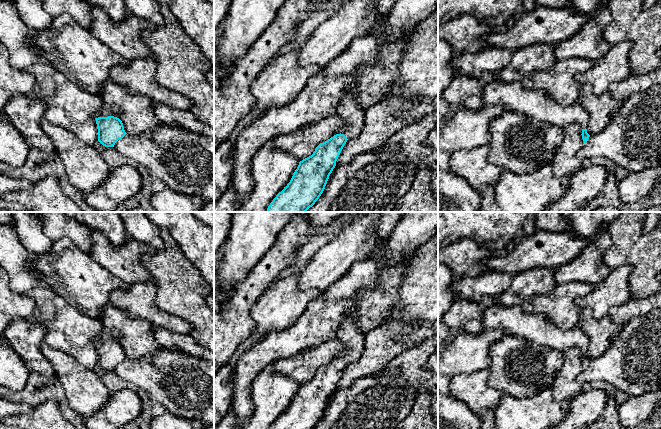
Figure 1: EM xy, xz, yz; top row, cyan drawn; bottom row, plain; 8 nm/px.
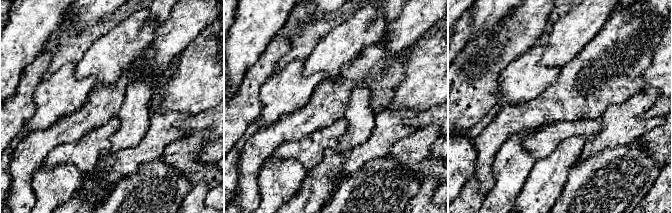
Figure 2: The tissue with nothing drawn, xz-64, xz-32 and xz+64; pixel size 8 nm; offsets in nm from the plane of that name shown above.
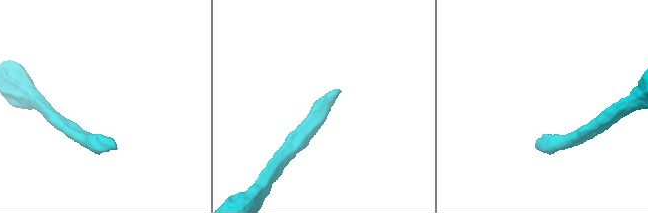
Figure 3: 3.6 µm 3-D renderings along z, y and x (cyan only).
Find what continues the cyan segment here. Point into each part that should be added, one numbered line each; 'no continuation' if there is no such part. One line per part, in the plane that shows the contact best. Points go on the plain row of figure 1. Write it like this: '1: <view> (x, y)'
1: xz (352, 338)

